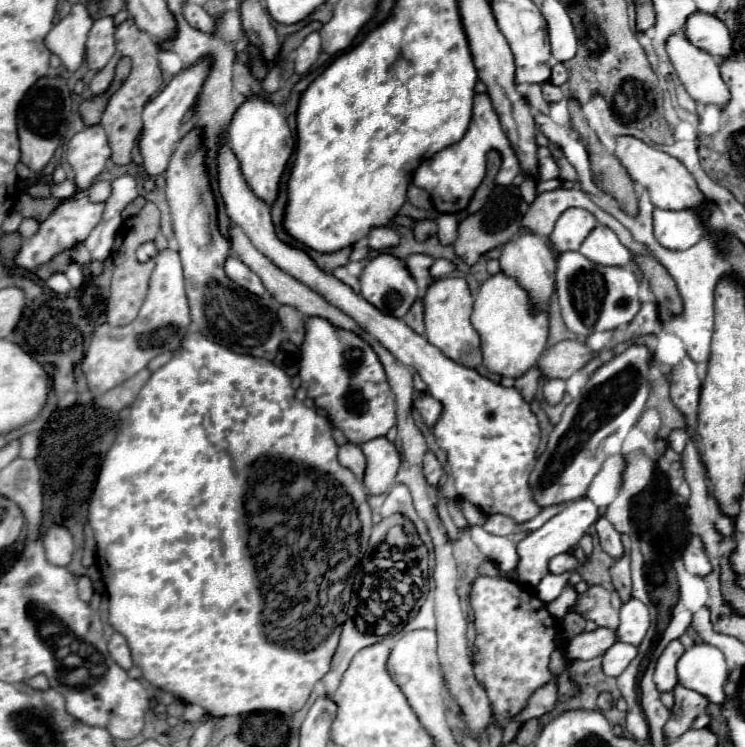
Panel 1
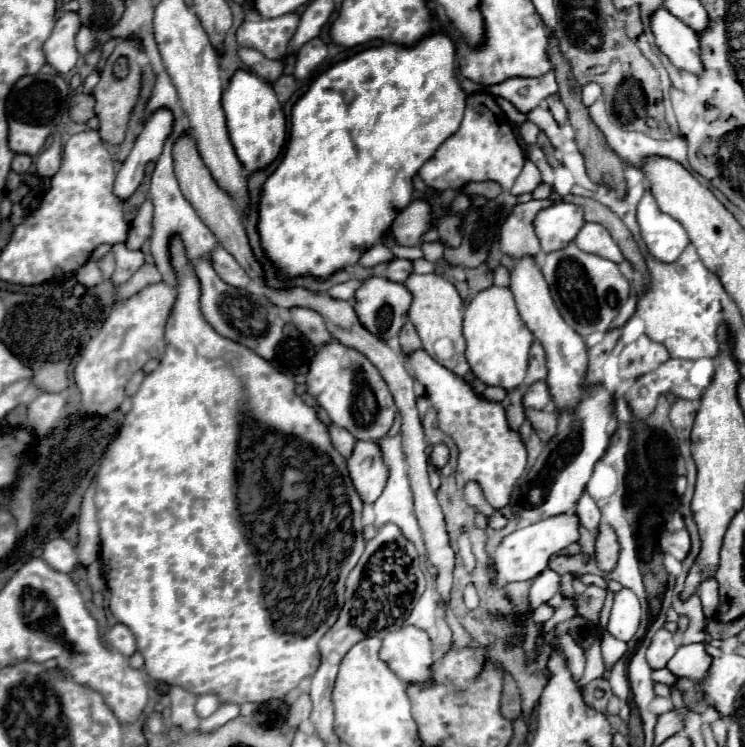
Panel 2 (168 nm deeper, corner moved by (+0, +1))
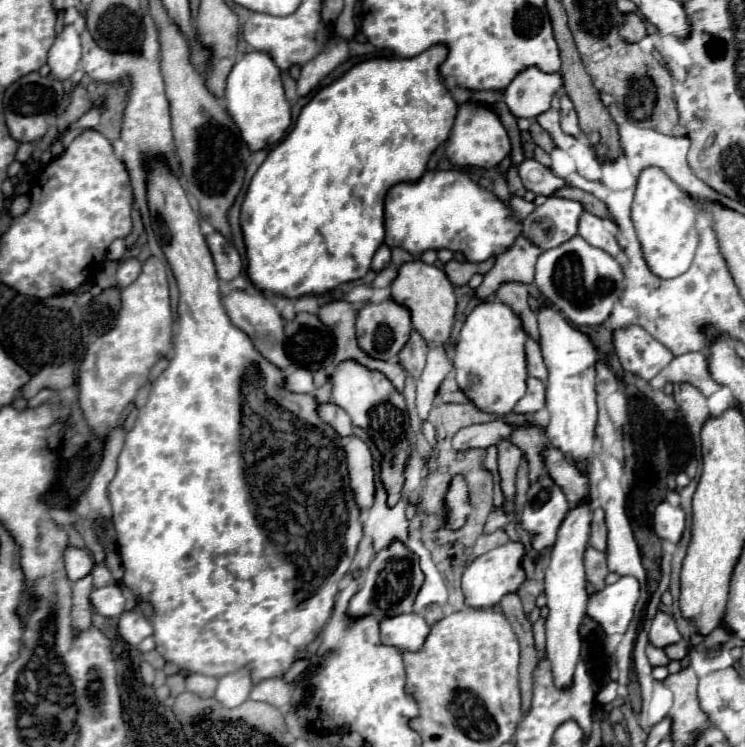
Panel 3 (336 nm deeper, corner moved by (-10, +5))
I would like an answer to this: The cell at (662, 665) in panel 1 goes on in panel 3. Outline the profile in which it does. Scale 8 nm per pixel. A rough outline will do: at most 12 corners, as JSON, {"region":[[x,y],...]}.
{"region":[[658,612],[650,630],[650,644],[666,648],[678,644],[674,618]]}

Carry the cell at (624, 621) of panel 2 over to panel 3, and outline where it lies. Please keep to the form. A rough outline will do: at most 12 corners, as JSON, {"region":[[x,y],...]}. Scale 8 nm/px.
{"region":[[622,576],[590,596],[586,614],[606,634],[634,618],[638,580]]}

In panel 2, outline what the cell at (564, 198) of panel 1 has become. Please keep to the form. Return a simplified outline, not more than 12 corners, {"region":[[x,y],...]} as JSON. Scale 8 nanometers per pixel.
{"region":[[552,200],[516,204],[500,248],[514,260],[542,256],[534,218]]}

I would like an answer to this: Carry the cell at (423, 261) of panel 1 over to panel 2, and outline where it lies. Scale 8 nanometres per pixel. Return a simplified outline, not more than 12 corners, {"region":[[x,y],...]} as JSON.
{"region":[[396,258],[388,264],[386,278],[404,282],[412,262]]}

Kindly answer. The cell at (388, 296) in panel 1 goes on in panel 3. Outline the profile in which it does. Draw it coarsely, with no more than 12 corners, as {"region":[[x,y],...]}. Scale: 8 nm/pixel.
{"region":[[390,296],[364,304],[360,348],[380,360],[408,342],[410,310]]}

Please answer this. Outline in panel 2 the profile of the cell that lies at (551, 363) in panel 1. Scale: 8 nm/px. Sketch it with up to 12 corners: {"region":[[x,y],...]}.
{"region":[[538,342],[530,348],[524,384],[546,380],[544,350]]}

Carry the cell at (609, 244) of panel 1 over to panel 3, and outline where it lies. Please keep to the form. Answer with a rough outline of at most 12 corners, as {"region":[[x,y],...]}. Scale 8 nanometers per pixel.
{"region":[[584,212],[578,234],[612,256],[622,252],[606,222]]}

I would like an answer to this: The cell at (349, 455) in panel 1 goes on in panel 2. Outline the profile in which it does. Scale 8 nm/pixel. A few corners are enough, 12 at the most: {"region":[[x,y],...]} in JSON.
{"region":[[328,426],[330,438],[344,458],[356,444],[348,430],[340,426]]}

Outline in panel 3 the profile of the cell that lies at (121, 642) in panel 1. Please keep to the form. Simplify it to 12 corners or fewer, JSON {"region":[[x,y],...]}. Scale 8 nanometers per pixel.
{"region":[[136,610],[124,612],[118,634],[130,646],[152,636],[152,624]]}

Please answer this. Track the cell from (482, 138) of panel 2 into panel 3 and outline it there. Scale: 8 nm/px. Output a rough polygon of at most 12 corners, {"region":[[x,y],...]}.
{"region":[[462,104],[444,158],[494,168],[510,154],[506,126],[488,104]]}

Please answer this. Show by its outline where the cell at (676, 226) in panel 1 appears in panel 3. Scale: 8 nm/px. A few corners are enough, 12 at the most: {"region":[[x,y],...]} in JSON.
{"region":[[662,170],[640,174],[632,222],[656,276],[690,268],[696,206]]}

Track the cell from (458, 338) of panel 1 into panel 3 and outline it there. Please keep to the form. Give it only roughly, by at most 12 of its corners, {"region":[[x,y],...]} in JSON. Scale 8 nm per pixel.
{"region":[[402,264],[392,296],[426,342],[452,346],[456,294],[444,270]]}

